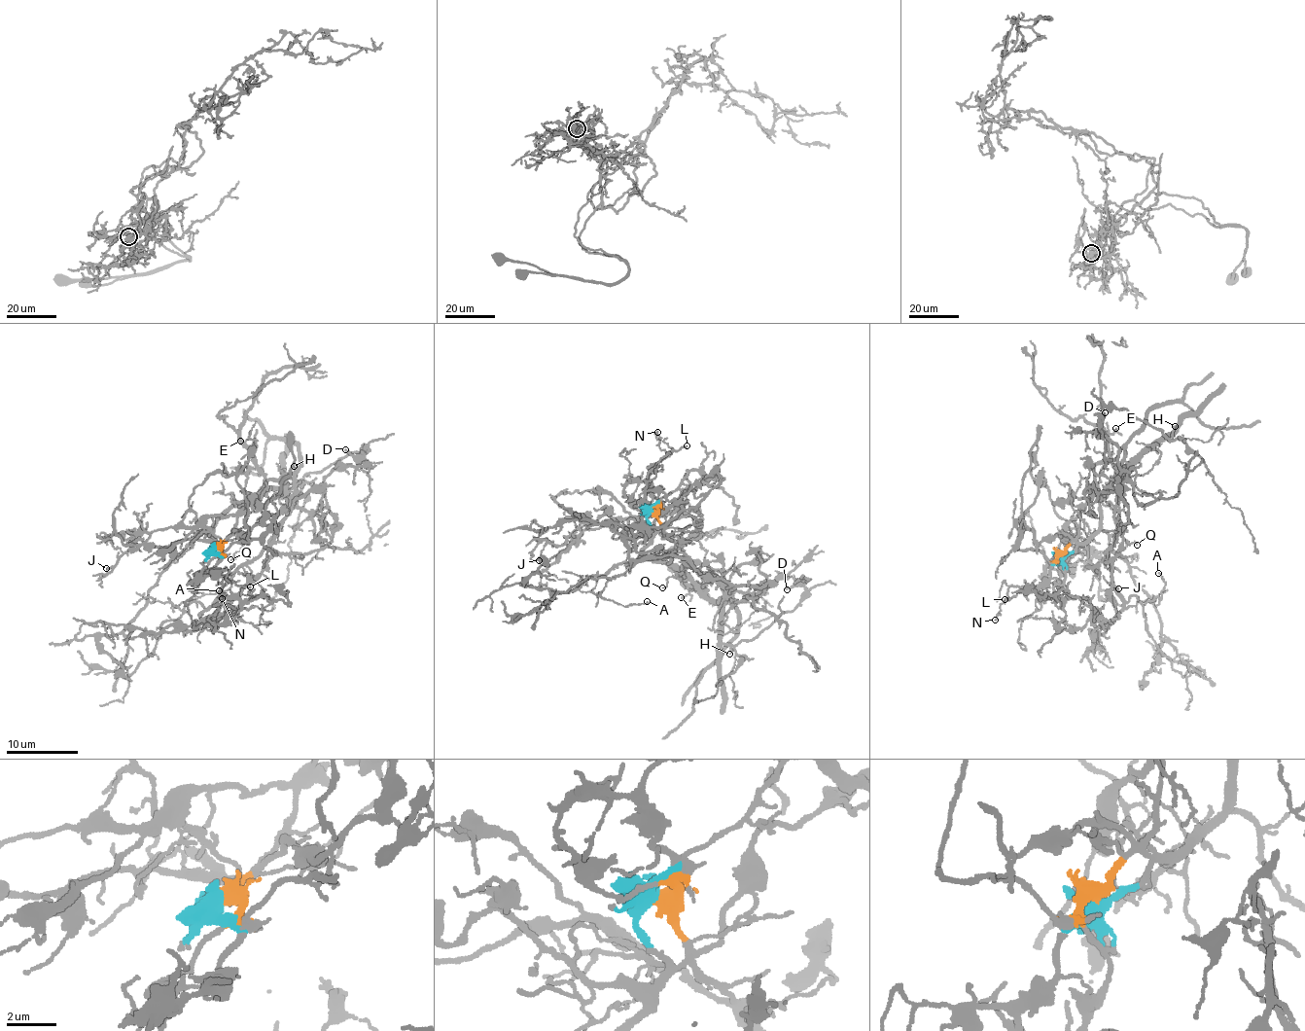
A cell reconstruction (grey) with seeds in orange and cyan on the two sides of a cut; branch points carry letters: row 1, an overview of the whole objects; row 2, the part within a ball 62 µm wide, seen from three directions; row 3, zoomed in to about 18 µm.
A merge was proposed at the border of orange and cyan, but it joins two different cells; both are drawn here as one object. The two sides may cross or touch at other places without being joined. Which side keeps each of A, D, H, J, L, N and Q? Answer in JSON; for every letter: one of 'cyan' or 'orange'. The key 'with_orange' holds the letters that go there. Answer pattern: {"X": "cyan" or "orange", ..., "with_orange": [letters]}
{"A": "cyan", "D": "cyan", "H": "cyan", "J": "cyan", "L": "cyan", "N": "cyan", "Q": "cyan", "with_orange": []}

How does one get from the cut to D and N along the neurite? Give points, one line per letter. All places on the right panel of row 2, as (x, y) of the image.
D: (1059, 554), (1072, 553), (1097, 531), (1099, 503), (1118, 475), (1168, 440), (1126, 409), (1106, 413)
N: (1059, 554), (1059, 561), (1051, 566), (1047, 580), (1032, 586), (1008, 587), (995, 620)

